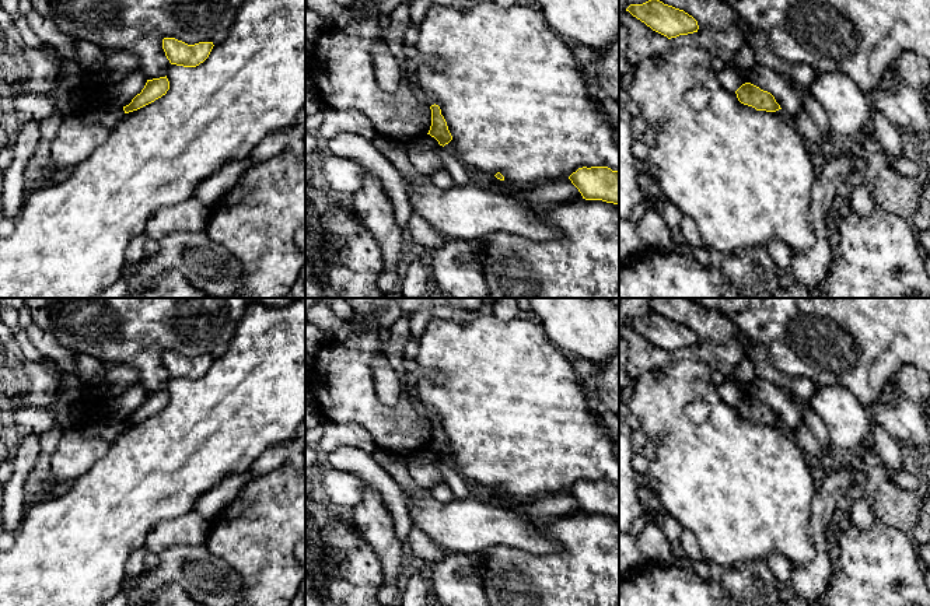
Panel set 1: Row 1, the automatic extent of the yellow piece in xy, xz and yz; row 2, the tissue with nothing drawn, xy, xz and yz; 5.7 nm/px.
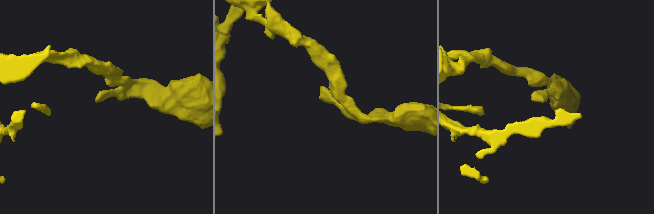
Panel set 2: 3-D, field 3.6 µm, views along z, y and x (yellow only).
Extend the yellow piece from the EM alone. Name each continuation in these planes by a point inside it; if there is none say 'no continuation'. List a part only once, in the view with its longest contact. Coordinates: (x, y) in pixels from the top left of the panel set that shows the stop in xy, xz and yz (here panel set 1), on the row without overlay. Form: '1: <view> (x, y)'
no continuation

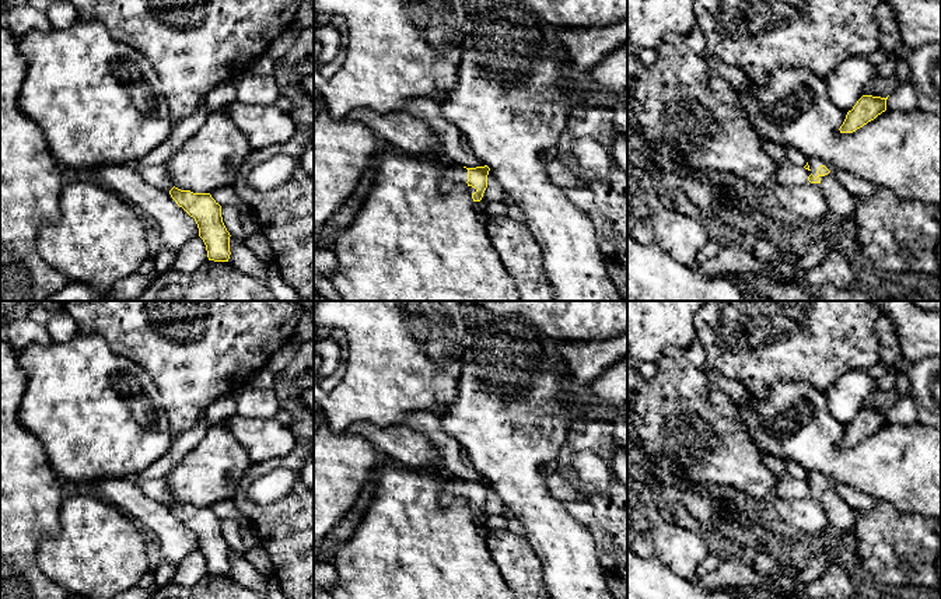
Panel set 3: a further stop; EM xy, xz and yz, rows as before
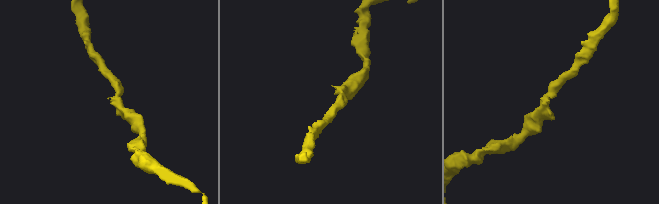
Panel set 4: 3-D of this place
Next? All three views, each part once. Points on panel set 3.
1: yz (842, 517)

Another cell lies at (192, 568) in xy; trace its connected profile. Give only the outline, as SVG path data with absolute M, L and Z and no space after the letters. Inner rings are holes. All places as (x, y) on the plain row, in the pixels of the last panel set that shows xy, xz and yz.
M197 549L189 553L175 568L172 581L192 586L209 574L207 564L203 553Z

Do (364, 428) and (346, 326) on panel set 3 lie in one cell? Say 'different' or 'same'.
different

